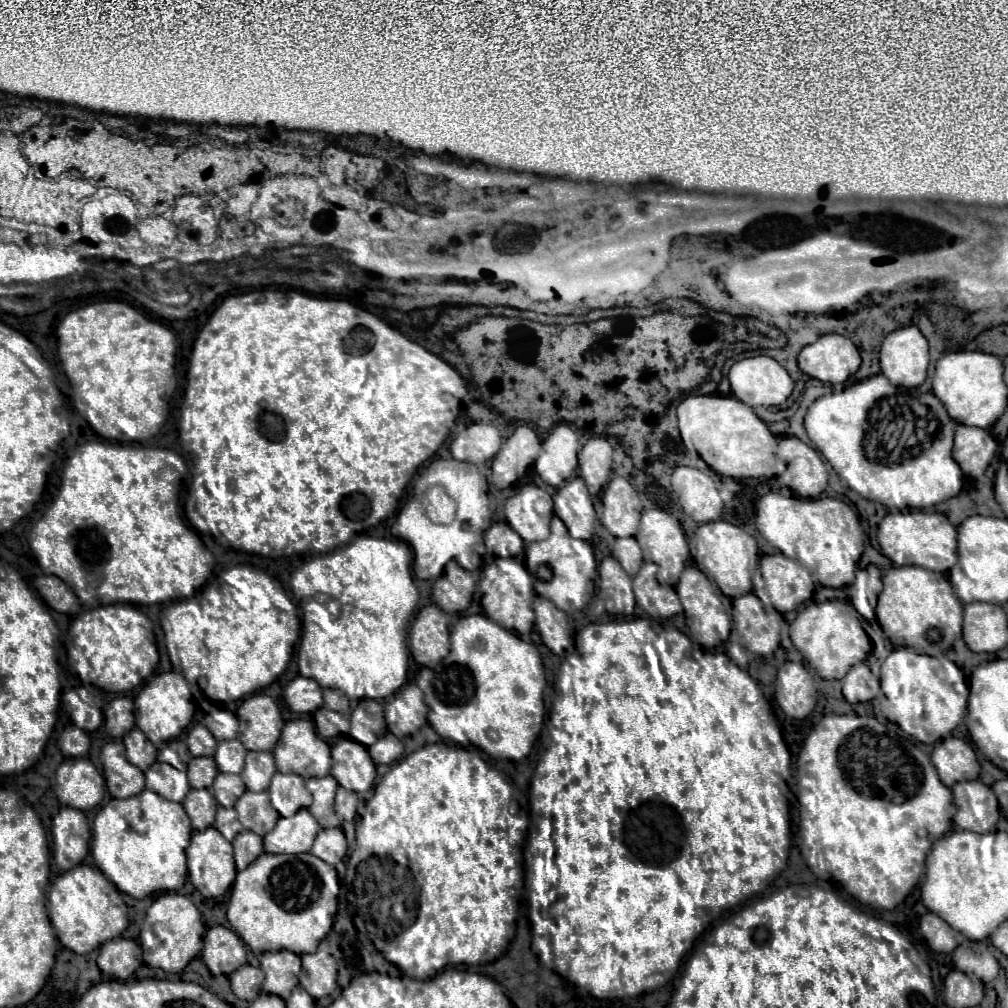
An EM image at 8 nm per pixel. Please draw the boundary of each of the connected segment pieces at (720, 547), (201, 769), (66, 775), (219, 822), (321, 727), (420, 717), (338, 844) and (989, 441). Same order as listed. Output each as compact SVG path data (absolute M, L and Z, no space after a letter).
M724 520L718 522L708 522L697 528L693 537L688 540L689 549L693 562L710 580L718 584L722 594L728 598L738 598L748 592L752 592L752 580L750 580L750 558L746 550L746 540L748 534Z
M192 758L188 762L188 780L192 788L212 788L218 774L214 758Z
M66 758L56 770L56 788L60 804L76 810L90 810L102 802L104 778L86 758Z
M218 808L214 828L216 828L218 832L222 832L222 836L224 836L226 840L234 840L234 836L242 830L242 824L238 822L236 810L234 810L234 808Z
M320 708L314 712L314 724L322 738L334 738L340 734L348 734L348 728L350 728L350 722L342 714L332 712L328 708Z
M416 684L402 686L386 704L384 704L388 730L402 738L416 734L426 724L428 706L424 704L424 692Z
M340 828L320 830L310 852L314 856L318 856L320 860L332 864L332 866L338 864L346 856L346 836L344 836L344 832Z
M956 426L952 458L970 478L980 478L996 454L996 440L990 432L972 426Z

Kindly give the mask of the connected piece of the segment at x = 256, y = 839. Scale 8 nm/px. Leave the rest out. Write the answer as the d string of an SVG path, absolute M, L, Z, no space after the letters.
M242 830L232 842L232 846L234 846L234 860L236 860L238 870L244 870L264 852L262 838L250 830Z

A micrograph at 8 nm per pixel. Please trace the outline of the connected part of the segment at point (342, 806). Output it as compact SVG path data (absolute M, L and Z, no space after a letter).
M338 788L338 792L336 792L336 814L342 820L348 820L348 822L354 820L354 816L356 816L356 804L358 804L356 792L346 790L346 788Z

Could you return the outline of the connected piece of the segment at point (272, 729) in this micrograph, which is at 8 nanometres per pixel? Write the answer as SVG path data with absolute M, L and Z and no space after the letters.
M254 694L242 702L236 714L240 720L238 740L248 750L272 752L284 726L276 702L266 694Z

